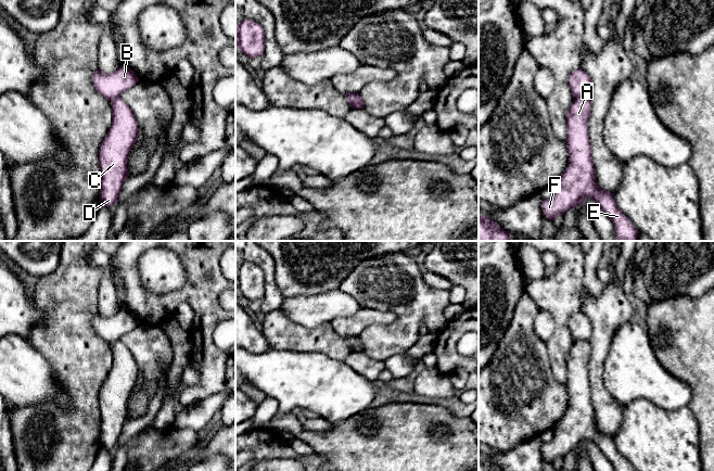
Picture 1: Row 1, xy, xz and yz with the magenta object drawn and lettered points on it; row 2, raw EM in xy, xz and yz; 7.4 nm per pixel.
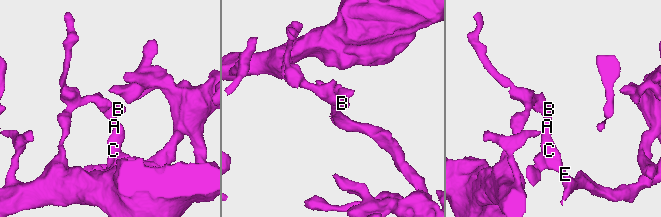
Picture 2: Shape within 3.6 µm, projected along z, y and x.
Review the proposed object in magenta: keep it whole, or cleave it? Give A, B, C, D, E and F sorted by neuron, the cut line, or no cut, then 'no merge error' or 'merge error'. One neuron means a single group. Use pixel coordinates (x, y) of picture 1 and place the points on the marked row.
A C D E F / B | yz (588, 97), (576, 99) | merge error

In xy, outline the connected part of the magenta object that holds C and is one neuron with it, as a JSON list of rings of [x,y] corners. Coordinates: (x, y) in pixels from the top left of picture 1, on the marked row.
[[[117,97],[111,101],[112,125],[99,149],[100,202],[109,208],[117,203],[128,174],[128,157],[140,135],[130,107]]]

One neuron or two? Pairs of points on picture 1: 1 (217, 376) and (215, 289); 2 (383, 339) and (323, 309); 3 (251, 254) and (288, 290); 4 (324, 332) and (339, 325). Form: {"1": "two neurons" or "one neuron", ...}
{"1": "one neuron", "2": "two neurons", "3": "two neurons", "4": "two neurons"}

